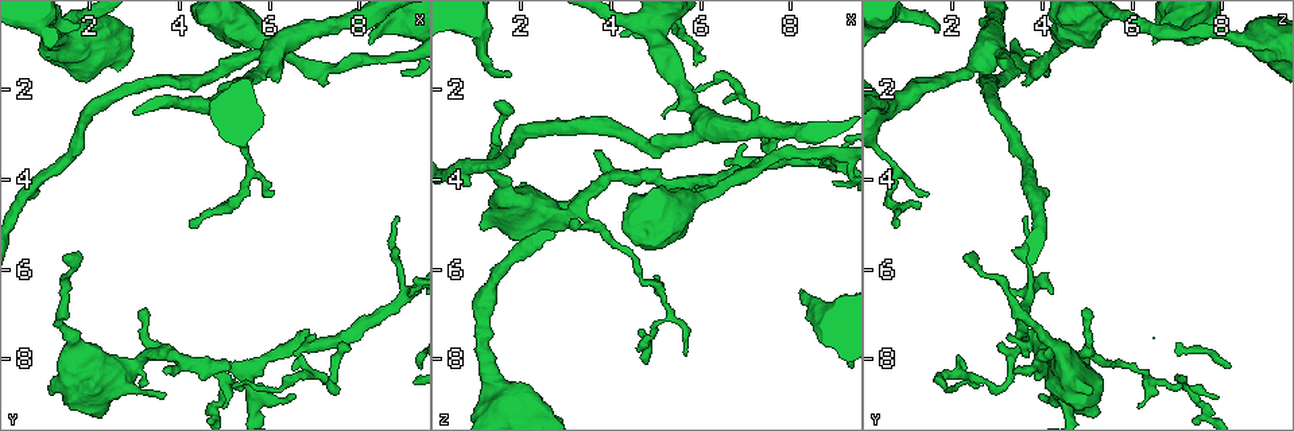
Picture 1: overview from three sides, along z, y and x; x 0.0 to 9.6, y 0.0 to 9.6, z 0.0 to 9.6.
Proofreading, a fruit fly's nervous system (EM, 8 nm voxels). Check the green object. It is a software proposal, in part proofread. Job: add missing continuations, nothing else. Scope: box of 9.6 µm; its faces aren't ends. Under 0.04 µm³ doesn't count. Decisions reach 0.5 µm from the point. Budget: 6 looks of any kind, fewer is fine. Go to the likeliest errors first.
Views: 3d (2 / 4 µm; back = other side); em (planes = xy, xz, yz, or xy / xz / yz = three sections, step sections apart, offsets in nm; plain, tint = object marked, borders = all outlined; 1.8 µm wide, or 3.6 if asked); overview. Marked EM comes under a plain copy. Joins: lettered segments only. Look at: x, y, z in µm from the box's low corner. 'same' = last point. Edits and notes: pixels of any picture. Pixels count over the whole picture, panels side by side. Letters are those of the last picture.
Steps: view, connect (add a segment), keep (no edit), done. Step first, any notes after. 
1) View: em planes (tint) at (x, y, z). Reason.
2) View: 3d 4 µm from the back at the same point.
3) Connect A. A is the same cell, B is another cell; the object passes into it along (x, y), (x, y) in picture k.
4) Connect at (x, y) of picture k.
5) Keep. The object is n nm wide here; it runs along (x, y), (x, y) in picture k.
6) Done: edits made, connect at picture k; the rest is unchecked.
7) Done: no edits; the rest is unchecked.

View: 3d 2 µm at (8.25, 1.00, 6.50). Long arm stops here.

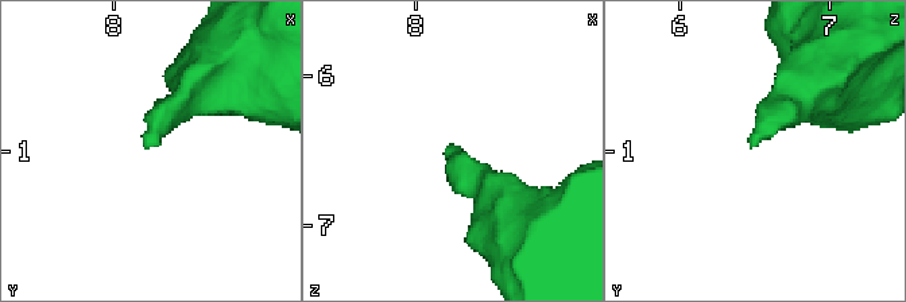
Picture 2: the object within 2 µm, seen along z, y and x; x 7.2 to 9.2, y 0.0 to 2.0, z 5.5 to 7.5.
View: em planes (borders) at (8.30, 1.00, 6.52).

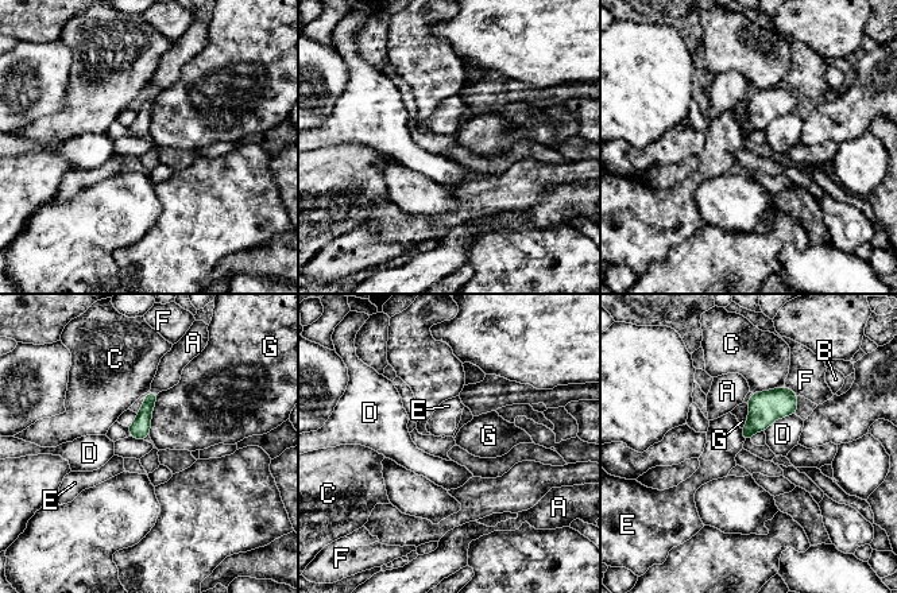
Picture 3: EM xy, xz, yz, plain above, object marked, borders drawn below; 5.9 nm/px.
Keep. A, B, C, D, E, F and G are other cells; a border runs along (158, 394), (154, 402), (149, 434) in picture 3; no lettered segment goes on from it.

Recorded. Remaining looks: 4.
View: 3d 4 µm at (1.75, 0.65, 1.60). Branch stops here.

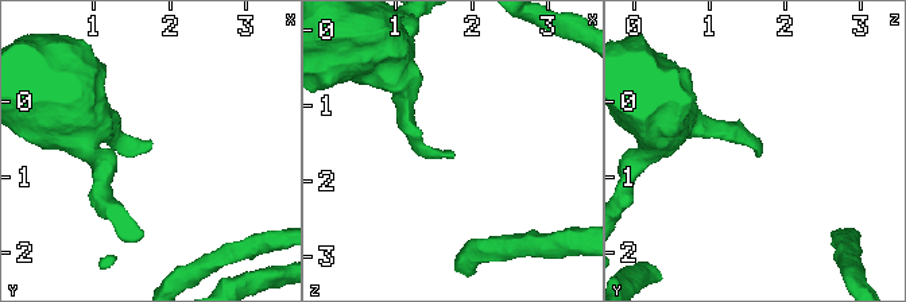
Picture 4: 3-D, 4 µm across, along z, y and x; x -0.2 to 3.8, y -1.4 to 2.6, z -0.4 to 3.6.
View: em planes (borders) at (1.75, 0.65, 1.65).

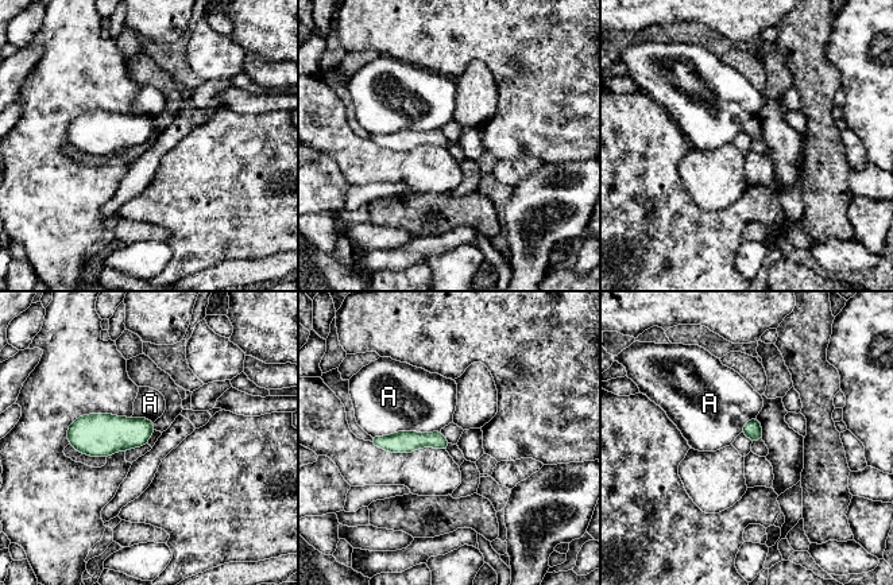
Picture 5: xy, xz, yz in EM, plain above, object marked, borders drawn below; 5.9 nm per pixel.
Keep. A is another cell; none of them fits.

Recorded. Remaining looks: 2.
View: em planes (borders) at (8.95, 1.65, 4.00). Free end.

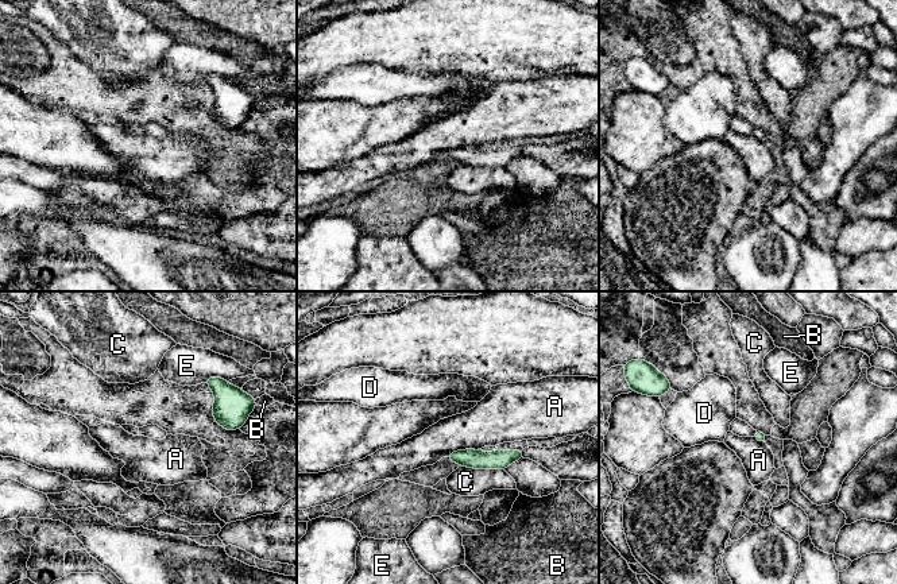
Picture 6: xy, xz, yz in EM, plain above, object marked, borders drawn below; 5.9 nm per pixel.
Keep. A, B, C, D and E are other cells; it runs along (519, 455), (503, 459), (452, 456) in picture 6; none of them fits.

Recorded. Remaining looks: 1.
Done: no edits; the rest is unchecked.

